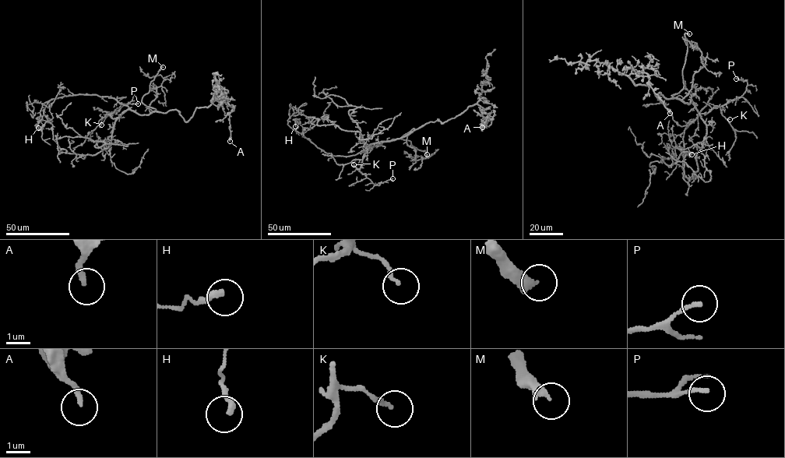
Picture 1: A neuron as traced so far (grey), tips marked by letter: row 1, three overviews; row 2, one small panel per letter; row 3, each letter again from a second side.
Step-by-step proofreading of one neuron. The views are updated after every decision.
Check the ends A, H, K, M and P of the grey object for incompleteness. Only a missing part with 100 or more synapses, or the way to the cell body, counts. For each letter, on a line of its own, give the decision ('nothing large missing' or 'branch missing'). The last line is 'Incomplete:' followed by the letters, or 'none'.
A: nothing large missing
H: nothing large missing
K: nothing large missing
M: branch missing
P: nothing large missing
Incomplete: M

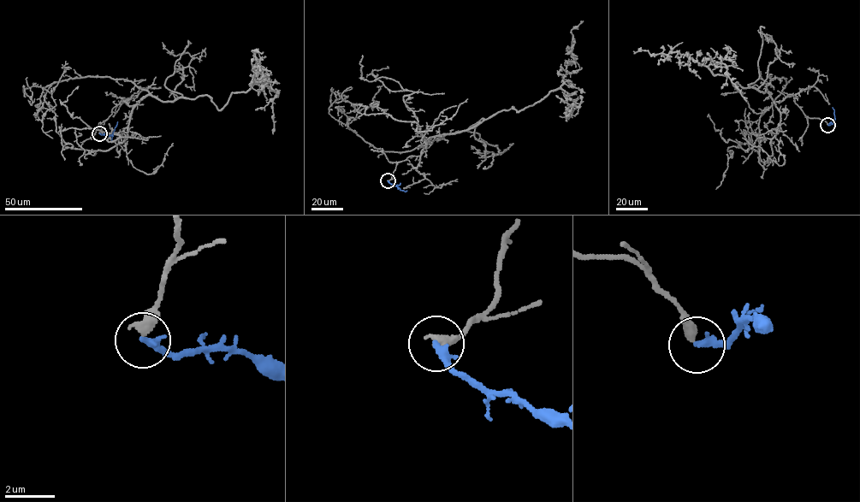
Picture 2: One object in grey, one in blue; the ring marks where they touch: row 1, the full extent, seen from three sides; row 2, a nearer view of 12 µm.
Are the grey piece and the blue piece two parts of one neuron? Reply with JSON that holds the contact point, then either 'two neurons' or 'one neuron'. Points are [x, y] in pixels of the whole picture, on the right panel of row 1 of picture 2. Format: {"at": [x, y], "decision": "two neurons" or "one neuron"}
{"at": [827, 125], "decision": "two neurons"}

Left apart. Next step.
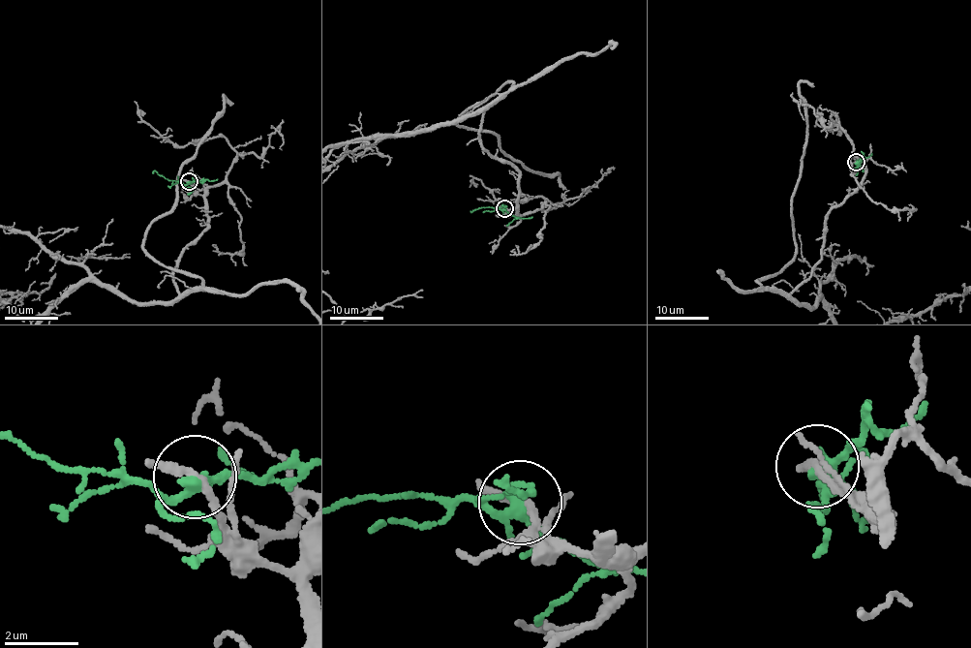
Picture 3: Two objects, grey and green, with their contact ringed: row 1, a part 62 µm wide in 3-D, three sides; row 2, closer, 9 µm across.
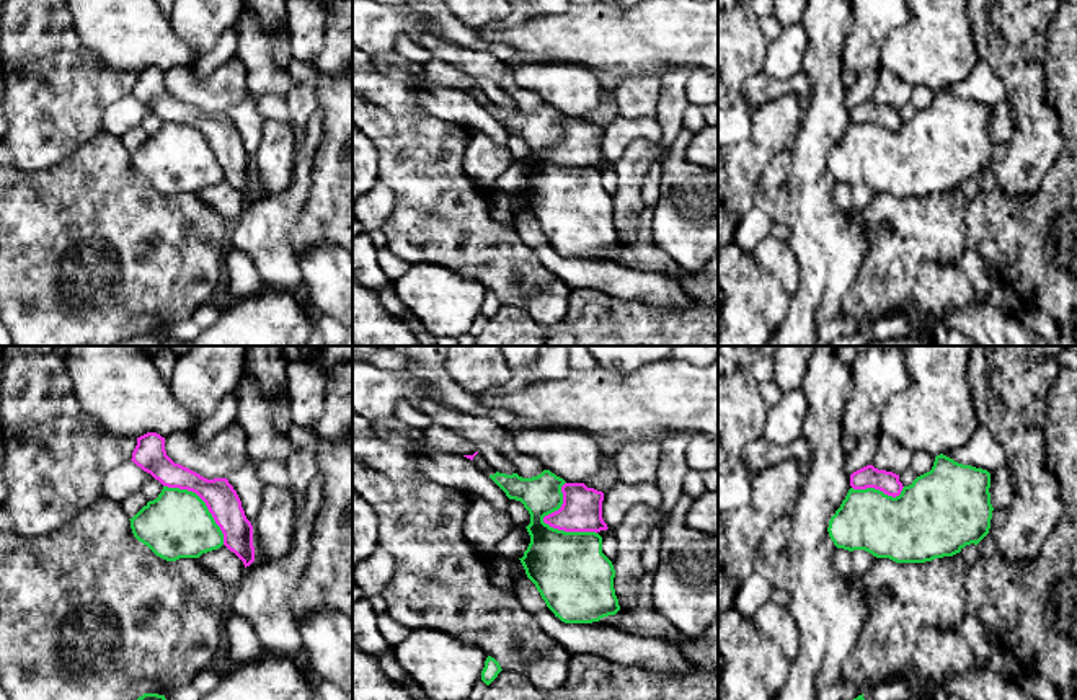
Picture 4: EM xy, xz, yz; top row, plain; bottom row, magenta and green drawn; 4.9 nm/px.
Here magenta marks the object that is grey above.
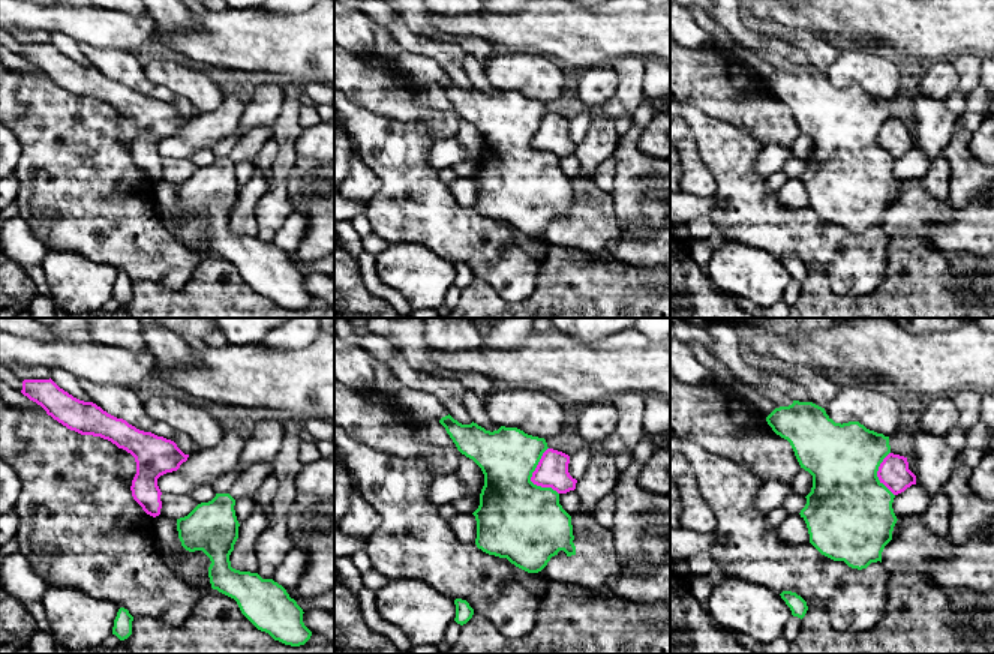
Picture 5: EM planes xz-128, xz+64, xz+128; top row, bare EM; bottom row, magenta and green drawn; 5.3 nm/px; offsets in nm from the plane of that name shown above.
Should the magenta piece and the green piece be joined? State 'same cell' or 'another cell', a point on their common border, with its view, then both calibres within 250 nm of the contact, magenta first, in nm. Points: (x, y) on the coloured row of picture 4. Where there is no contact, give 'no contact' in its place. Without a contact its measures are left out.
another cell | xz (549, 524) | 200/360 nm

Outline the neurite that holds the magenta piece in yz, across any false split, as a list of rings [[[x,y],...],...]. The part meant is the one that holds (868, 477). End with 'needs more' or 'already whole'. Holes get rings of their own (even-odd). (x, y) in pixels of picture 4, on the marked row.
[[[866,465],[850,475],[850,486],[853,490],[875,488],[888,496],[899,496],[902,491],[902,483],[899,475],[886,470],[878,470],[873,465]]]; already whole

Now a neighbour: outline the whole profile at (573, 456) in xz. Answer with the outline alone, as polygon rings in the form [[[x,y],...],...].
[[[527,423],[512,431],[512,441],[519,454],[537,459],[566,483],[584,483],[605,463],[596,437],[578,429]]]

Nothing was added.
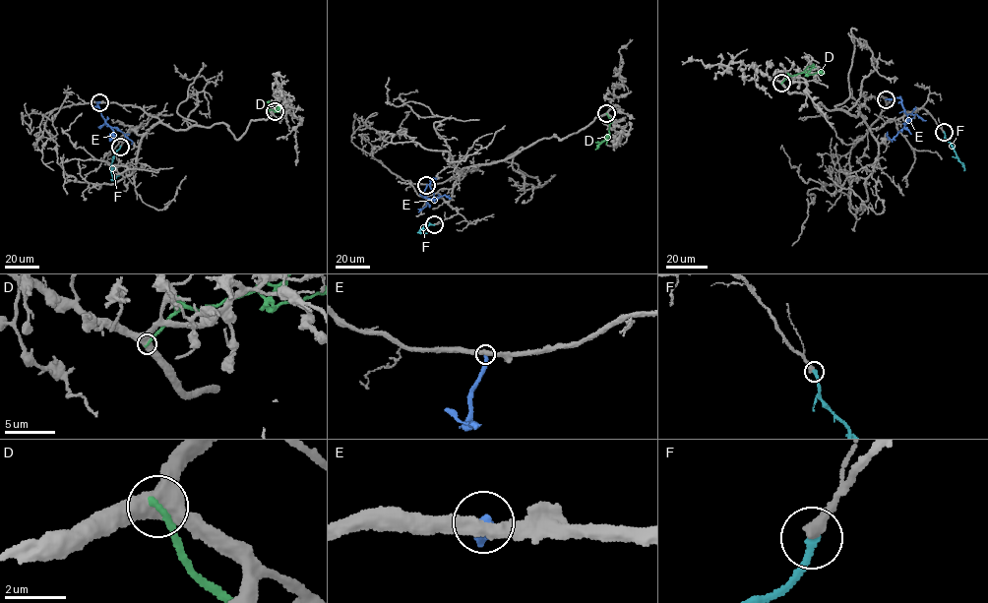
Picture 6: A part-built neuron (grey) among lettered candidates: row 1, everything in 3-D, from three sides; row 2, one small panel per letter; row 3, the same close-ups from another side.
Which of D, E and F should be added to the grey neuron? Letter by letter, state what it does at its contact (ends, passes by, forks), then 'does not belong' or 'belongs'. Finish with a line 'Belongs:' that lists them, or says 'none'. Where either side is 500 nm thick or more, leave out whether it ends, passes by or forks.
D: does not belong
E: it ends there; does not belong
F: it ends there; belongs
Belongs: F

